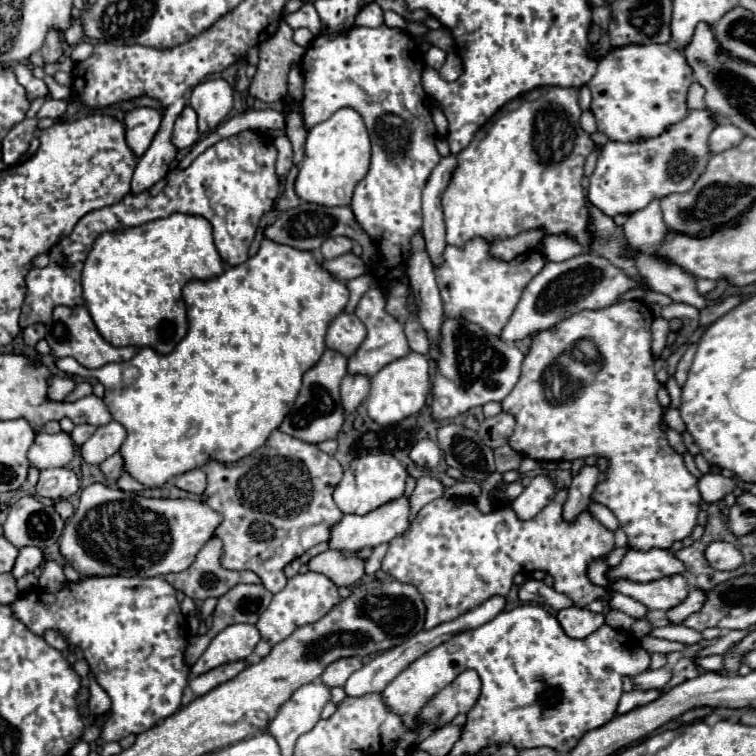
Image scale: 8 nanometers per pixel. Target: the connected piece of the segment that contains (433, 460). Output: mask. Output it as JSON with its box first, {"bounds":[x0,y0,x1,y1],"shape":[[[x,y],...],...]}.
{"bounds":[410,440,440,468],"shape":[[[420,440],[418,444],[412,446],[410,458],[414,464],[422,468],[434,468],[440,462],[440,448],[432,440]]]}

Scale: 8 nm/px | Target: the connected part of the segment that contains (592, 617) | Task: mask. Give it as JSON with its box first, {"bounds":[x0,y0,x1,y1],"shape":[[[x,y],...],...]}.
{"bounds":[558,608,604,638],"shape":[[[564,608],[558,612],[558,622],[570,638],[586,638],[604,624],[604,614],[596,614],[588,608]]]}

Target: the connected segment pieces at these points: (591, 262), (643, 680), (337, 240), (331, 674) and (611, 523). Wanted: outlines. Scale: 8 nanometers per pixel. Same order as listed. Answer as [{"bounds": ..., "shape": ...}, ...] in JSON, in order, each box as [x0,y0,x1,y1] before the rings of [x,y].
[{"bounds":[500,252,634,342],"shape":[[[592,252],[578,254],[564,262],[546,262],[542,272],[530,280],[526,286],[512,318],[504,326],[500,338],[506,342],[524,340],[528,336],[534,336],[536,332],[552,328],[556,322],[582,312],[582,310],[600,310],[606,306],[612,306],[620,294],[634,288],[634,282],[618,270],[614,264],[610,264],[606,258],[596,256]]]},{"bounds":[634,668,670,690],"shape":[[[658,668],[658,670],[646,670],[646,672],[642,672],[642,674],[638,674],[636,678],[634,678],[634,684],[636,684],[636,688],[640,688],[640,690],[652,690],[652,688],[656,688],[656,690],[662,690],[664,686],[666,686],[666,682],[670,680],[670,672],[666,672],[664,668]]]},{"bounds":[320,236,352,260],"shape":[[[334,236],[330,240],[326,240],[320,248],[320,254],[326,258],[326,260],[332,260],[332,258],[338,258],[342,254],[348,254],[352,250],[352,240],[346,238],[346,236]]]},{"bounds":[320,658,362,688],"shape":[[[342,658],[342,660],[336,660],[334,664],[330,664],[330,668],[326,668],[326,672],[320,676],[320,680],[330,688],[344,686],[344,682],[350,678],[350,674],[354,674],[360,668],[362,668],[360,658]]]},{"bounds":[588,502,618,532],"shape":[[[590,502],[588,512],[590,512],[600,524],[604,524],[608,530],[614,532],[614,530],[618,528],[618,520],[616,520],[616,516],[614,516],[606,506],[602,506],[602,504],[598,504],[598,502]]]}]

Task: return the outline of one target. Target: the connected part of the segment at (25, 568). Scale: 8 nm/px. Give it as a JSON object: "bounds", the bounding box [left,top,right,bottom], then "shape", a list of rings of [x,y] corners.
{"bounds":[12,546,44,578],"shape":[[[26,546],[26,548],[20,548],[20,554],[16,558],[16,564],[14,564],[14,570],[12,574],[16,578],[22,578],[24,574],[32,572],[36,566],[40,566],[44,562],[44,554],[40,548],[34,548],[34,546]]]}

